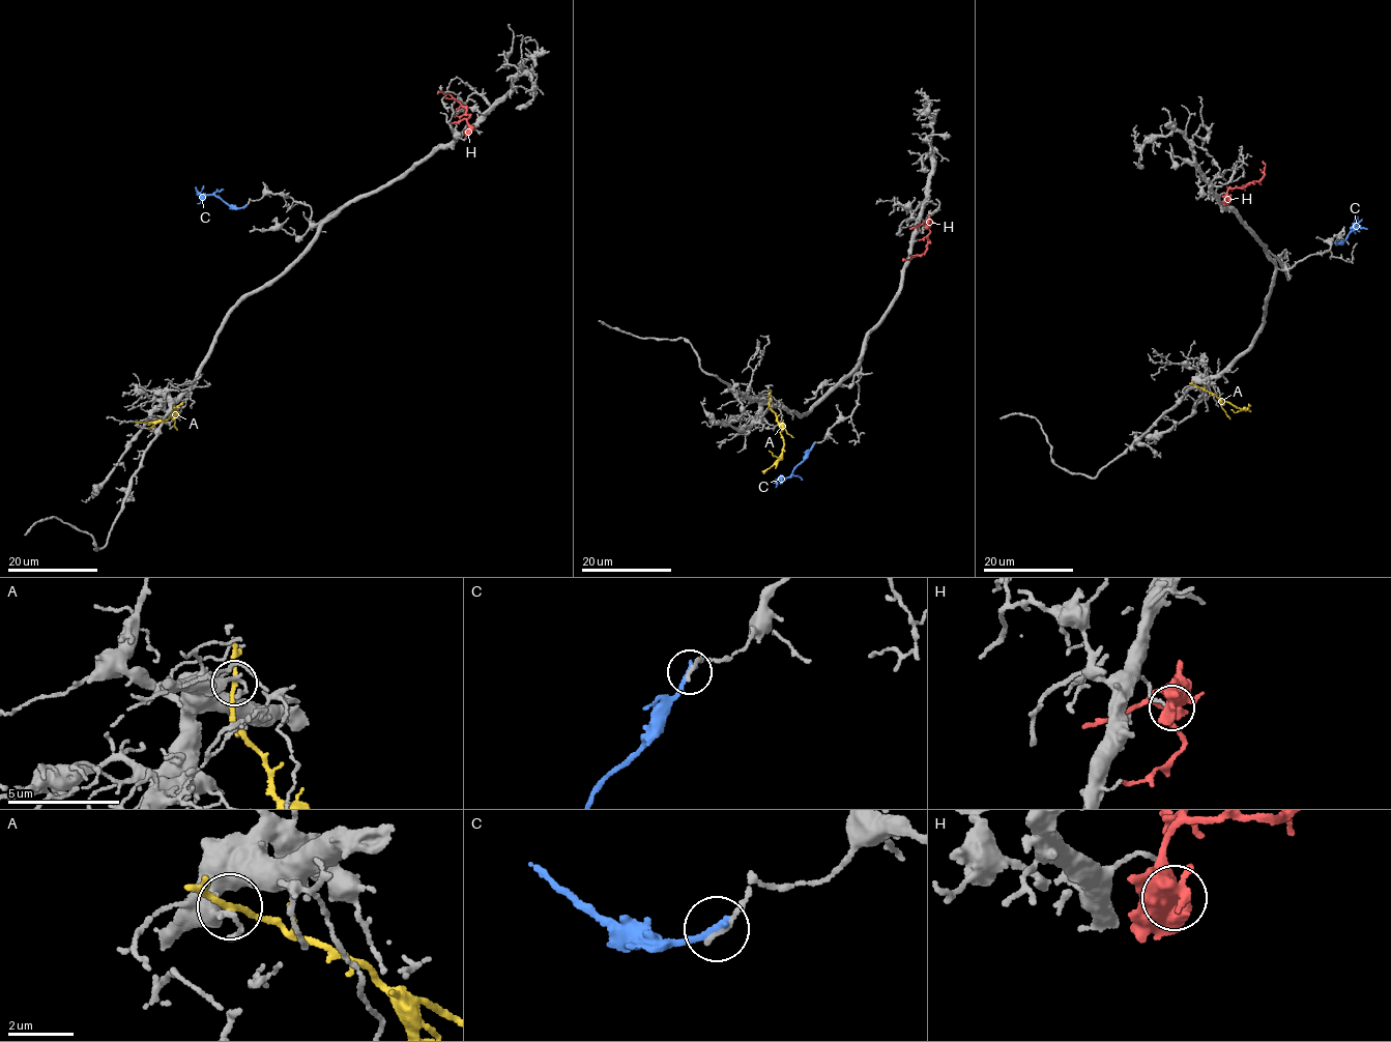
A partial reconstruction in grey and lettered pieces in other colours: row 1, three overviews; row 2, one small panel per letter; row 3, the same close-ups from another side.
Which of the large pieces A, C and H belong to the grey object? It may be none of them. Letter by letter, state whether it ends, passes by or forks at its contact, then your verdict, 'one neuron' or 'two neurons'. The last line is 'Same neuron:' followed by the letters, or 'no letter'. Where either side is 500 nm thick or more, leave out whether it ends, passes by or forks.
A: it passes by | two neurons
C: it ends | two neurons
H: two neurons
Same neuron: no letter

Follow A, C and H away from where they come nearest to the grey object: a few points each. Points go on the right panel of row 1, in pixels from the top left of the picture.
A: (1195, 385), (1243, 409), (1248, 404)
C: (1335, 243), (1342, 242), (1362, 219)
H: (1228, 199), (1229, 189), (1261, 180), (1264, 164)

